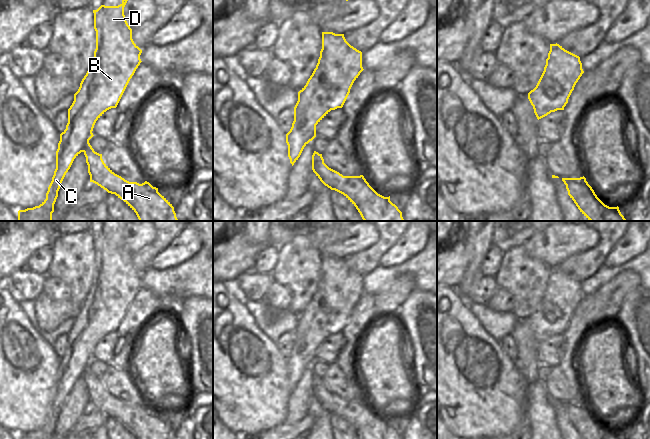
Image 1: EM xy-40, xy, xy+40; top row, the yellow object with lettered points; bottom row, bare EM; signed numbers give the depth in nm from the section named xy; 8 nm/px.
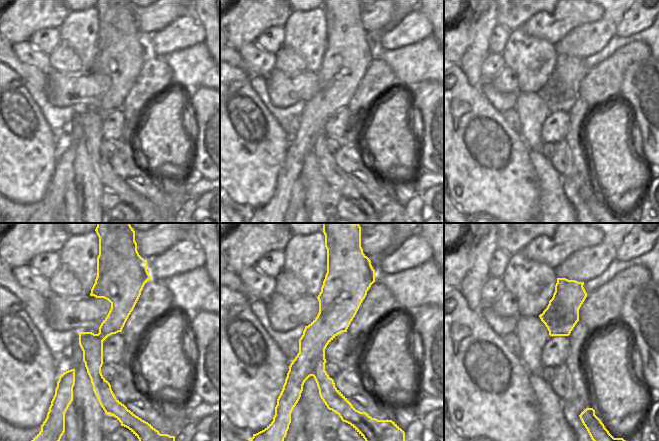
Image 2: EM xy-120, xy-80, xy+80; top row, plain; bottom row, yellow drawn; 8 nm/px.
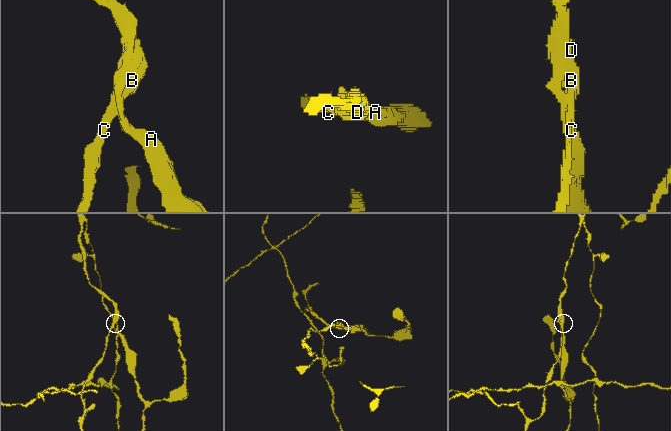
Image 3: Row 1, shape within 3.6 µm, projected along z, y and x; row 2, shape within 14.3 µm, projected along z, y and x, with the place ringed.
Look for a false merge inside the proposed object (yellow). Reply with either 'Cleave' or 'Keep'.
Cleave.

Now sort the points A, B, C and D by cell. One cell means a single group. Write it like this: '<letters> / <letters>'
A B D / C

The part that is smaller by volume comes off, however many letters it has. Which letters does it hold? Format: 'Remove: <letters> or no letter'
Remove: C

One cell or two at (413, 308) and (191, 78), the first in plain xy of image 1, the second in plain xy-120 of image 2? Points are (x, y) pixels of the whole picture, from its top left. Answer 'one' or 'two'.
two

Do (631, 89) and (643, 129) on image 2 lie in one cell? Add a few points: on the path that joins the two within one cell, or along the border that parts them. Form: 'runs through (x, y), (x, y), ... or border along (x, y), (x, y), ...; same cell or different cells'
runs through (638, 99), (638, 107), (643, 114), (643, 119); same cell

